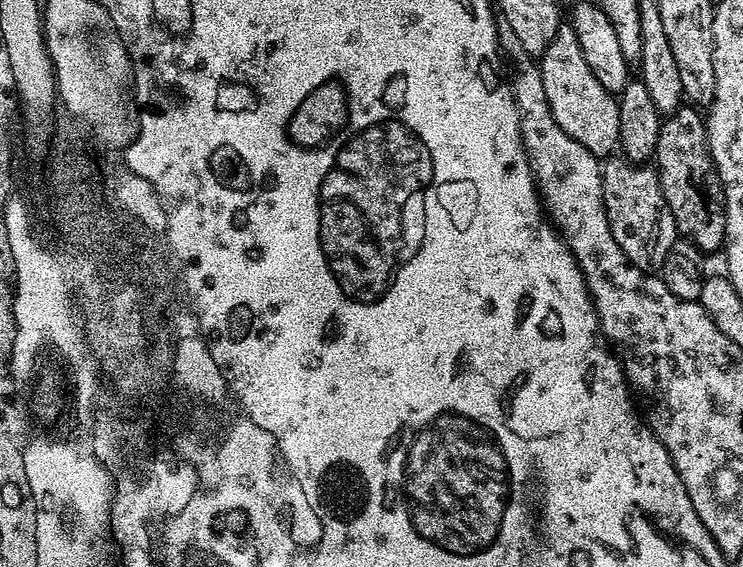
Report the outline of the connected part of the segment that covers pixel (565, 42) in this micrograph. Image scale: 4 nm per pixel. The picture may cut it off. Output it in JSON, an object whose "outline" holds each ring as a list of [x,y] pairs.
{"outline":[[[571,26],[560,27],[538,63],[554,122],[558,122],[558,126],[562,126],[574,142],[582,142],[582,146],[586,146],[586,150],[597,158],[613,155],[620,147],[618,100],[613,93],[605,90],[598,78],[594,78],[594,70],[586,66],[576,31]]]}

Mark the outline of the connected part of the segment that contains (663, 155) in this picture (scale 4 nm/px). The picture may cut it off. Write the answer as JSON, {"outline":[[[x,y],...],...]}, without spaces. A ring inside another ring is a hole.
{"outline":[[[681,106],[675,112],[667,113],[660,125],[654,155],[654,167],[660,173],[662,194],[666,194],[666,206],[674,214],[676,231],[685,240],[698,246],[705,254],[719,253],[724,247],[726,218],[723,207],[711,204],[700,189],[696,168],[713,167],[712,155],[708,149],[708,126],[703,115],[692,106]]]}

